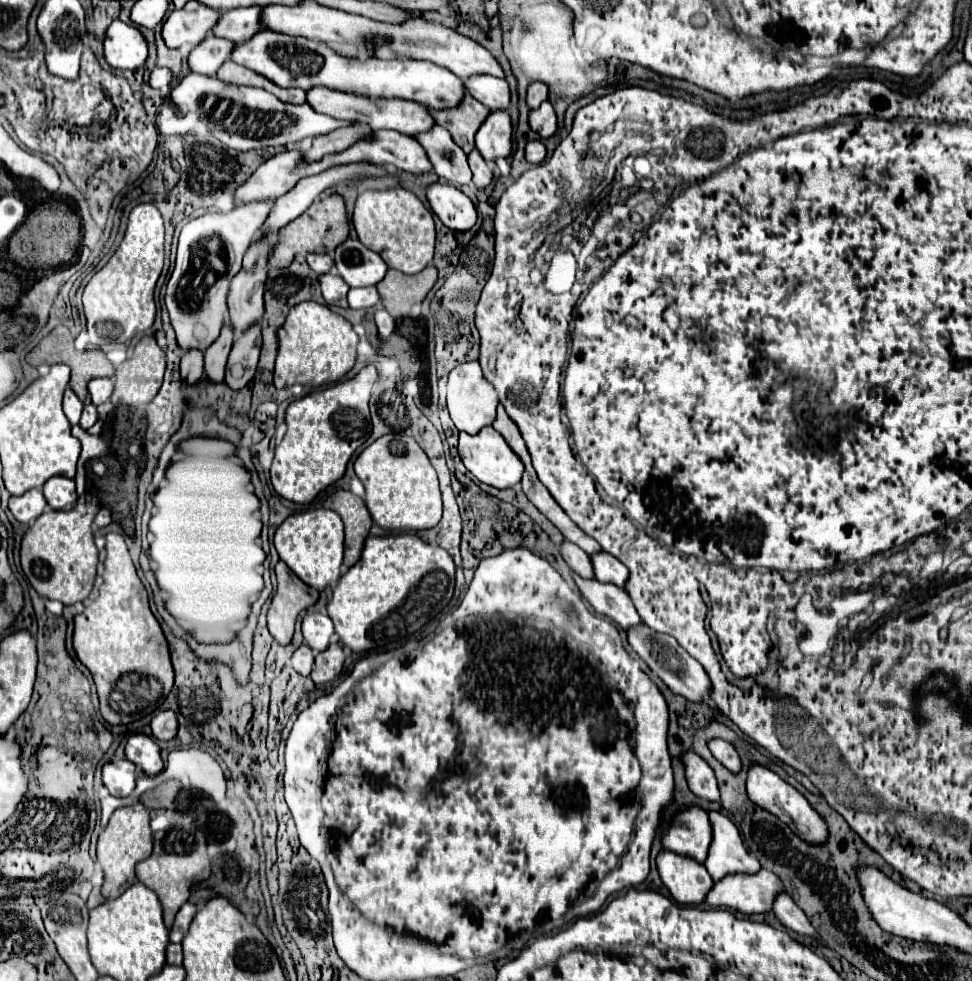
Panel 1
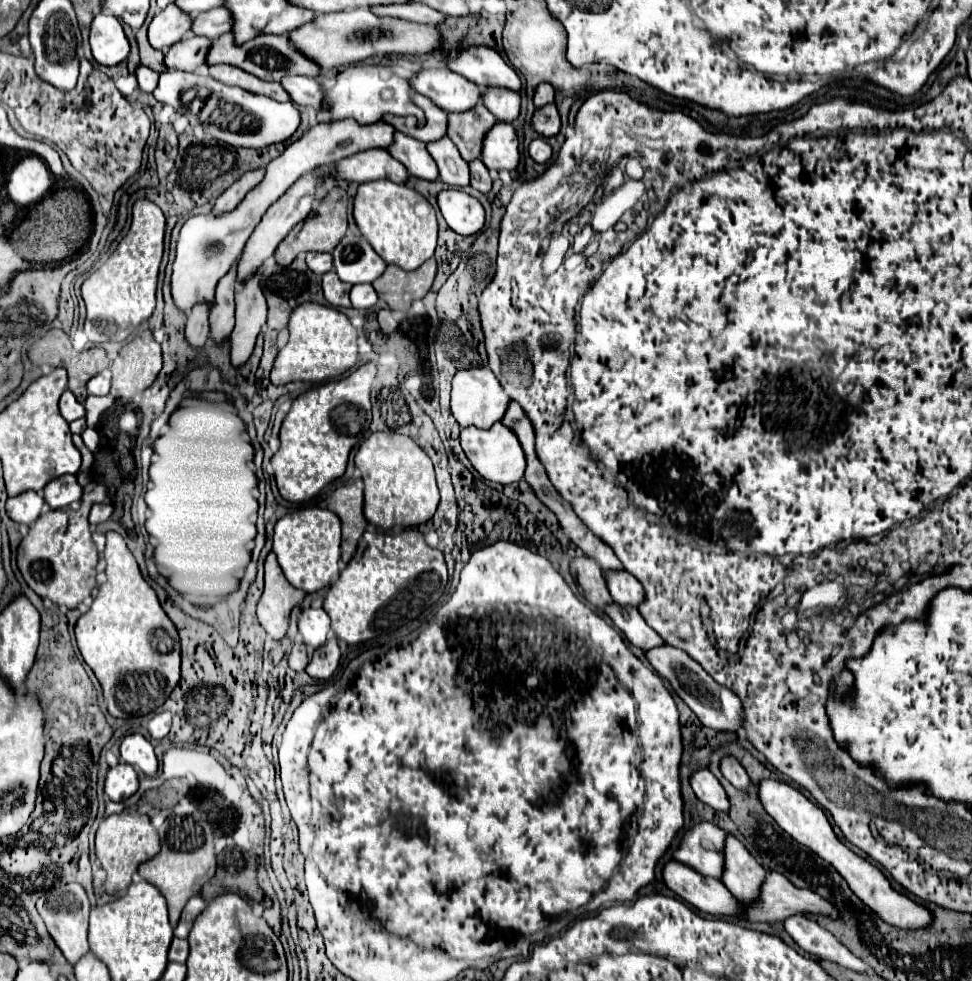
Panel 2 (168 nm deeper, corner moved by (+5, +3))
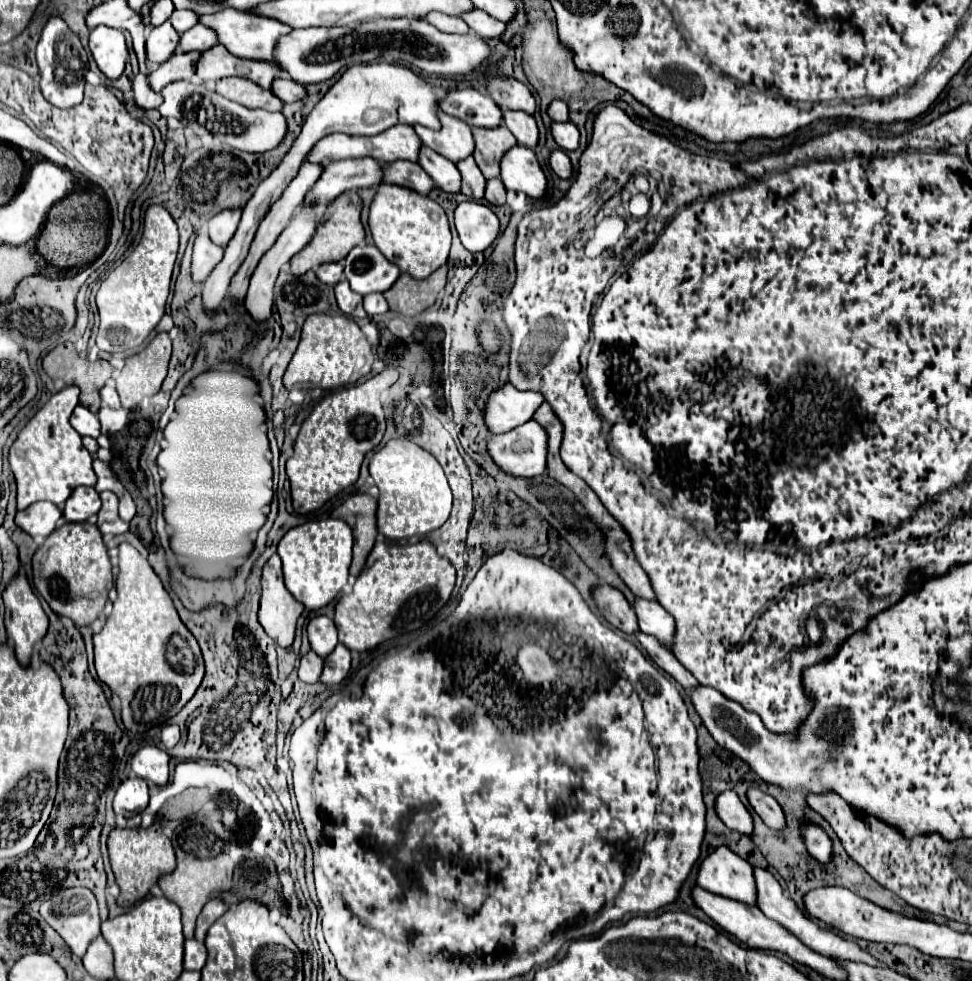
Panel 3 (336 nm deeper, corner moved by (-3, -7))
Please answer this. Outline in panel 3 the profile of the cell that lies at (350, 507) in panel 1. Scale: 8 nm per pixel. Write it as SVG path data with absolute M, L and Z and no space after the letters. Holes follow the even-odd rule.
M357 492L357 494L349 496L335 512L353 530L353 538L355 538L353 562L351 562L353 576L359 576L359 572L367 560L367 554L371 552L371 548L375 544L375 536L377 536L375 510L377 510L377 498L373 498L365 492Z

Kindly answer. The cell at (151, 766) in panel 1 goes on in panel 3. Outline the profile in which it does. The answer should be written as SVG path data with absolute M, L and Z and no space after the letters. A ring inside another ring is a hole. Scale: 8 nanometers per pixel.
M143 746L131 758L133 772L157 786L165 786L169 780L169 754L157 746Z

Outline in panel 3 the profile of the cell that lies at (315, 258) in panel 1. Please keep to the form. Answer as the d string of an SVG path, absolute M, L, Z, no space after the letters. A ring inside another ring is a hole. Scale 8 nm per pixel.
M331 262L331 264L321 264L317 268L317 278L329 286L335 286L343 278L343 264L341 262Z

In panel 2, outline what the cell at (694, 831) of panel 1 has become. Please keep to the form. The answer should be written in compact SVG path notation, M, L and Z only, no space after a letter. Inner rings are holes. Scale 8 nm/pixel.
M701 822L685 832L681 848L673 854L677 862L697 870L701 876L721 878L723 874L723 850L725 850L725 830L719 830L715 824Z

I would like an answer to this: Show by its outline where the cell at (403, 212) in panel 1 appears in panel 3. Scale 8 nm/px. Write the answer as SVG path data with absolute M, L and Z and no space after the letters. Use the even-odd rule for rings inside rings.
M379 184L367 222L375 246L385 254L385 258L389 258L389 262L399 266L401 272L407 272L413 278L427 278L447 262L451 248L449 222L445 210L429 196L393 184Z

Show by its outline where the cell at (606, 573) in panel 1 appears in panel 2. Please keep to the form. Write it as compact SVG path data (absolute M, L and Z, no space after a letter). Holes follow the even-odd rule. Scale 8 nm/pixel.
M605 572L605 578L607 578L609 592L619 606L637 608L643 602L645 590L641 582L635 580L629 572Z

